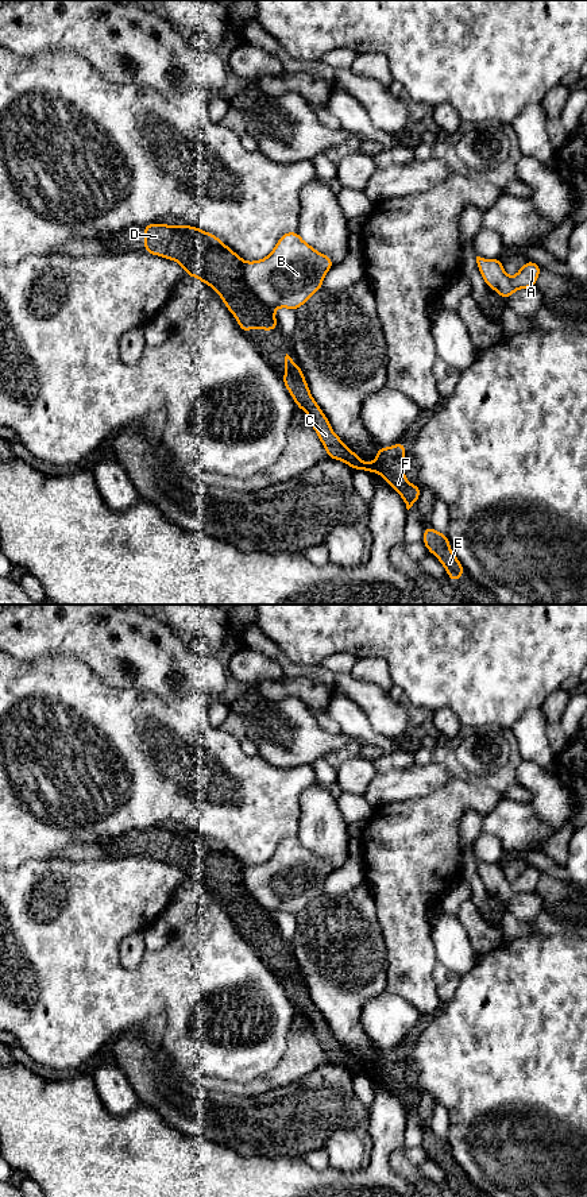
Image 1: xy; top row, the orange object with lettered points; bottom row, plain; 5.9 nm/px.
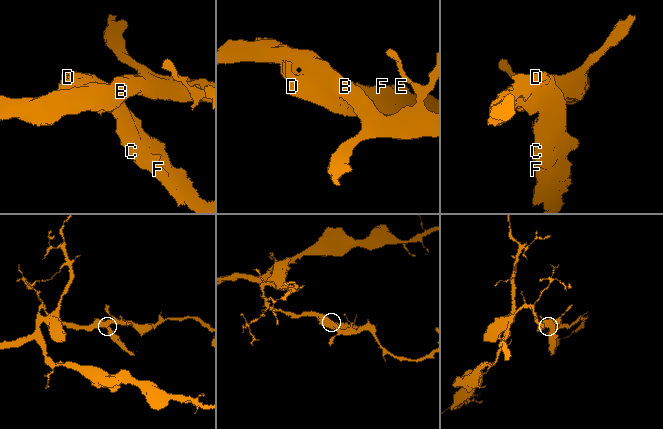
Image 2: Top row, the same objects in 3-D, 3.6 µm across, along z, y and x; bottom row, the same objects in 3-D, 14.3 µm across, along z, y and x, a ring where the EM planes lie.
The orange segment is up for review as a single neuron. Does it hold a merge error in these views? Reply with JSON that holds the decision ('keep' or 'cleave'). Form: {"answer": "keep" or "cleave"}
{"answer": "cleave"}

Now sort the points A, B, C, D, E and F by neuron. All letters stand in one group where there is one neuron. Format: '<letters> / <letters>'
A B / C D E F

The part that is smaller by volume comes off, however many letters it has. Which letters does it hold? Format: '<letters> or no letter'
C, D, E, F

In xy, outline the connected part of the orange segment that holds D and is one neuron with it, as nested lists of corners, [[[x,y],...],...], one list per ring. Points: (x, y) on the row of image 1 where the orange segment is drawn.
[[[144,224],[143,228],[144,252],[174,260],[184,267],[186,275],[208,283],[235,316],[243,333],[248,329],[270,332],[278,328],[275,310],[267,308],[243,279],[246,260],[225,246],[220,238],[193,225]]]

